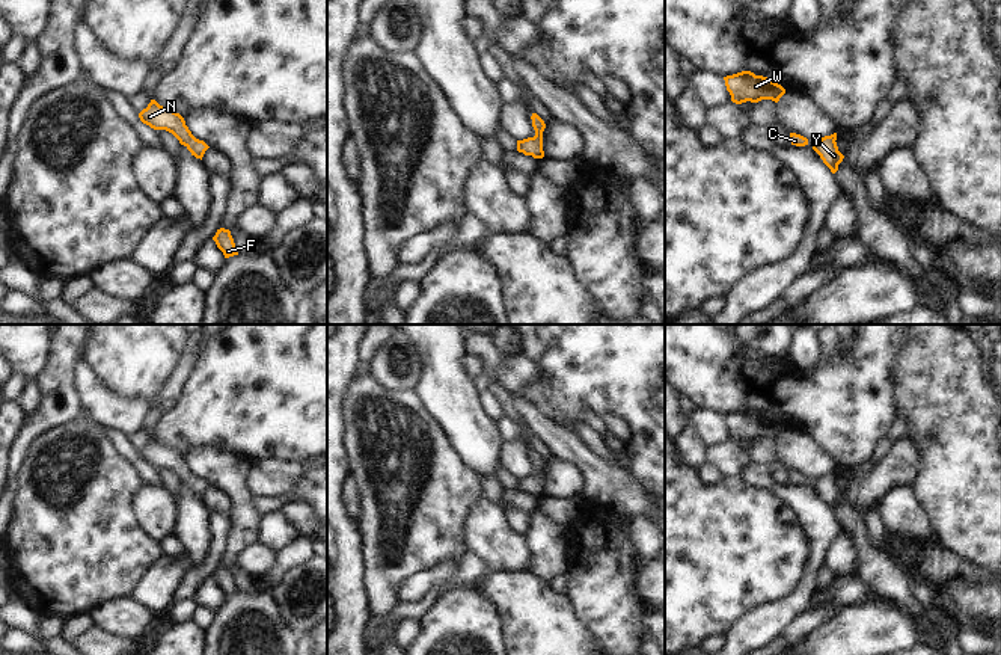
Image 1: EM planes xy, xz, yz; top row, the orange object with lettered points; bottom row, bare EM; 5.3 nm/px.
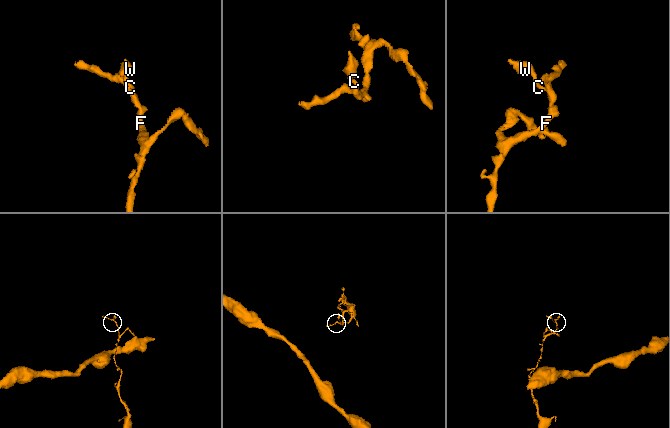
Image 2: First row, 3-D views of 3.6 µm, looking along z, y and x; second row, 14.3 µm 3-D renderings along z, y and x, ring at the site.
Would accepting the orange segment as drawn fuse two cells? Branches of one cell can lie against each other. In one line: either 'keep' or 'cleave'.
keep

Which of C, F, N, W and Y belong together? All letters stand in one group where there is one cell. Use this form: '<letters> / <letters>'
C F N W Y

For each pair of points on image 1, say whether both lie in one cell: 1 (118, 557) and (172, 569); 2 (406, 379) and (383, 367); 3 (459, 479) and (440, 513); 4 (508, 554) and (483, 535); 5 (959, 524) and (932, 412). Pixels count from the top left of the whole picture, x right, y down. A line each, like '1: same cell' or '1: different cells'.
1: different cells
2: same cell
3: same cell
4: same cell
5: same cell

